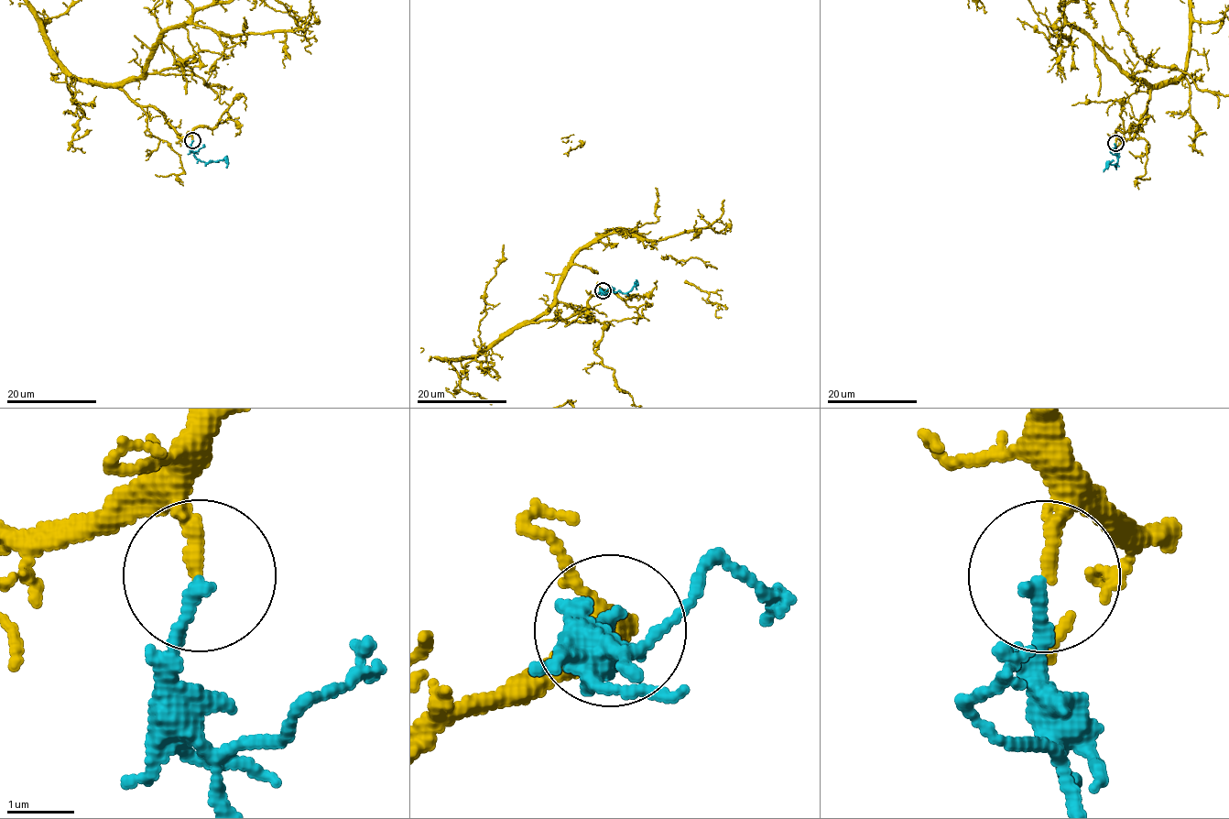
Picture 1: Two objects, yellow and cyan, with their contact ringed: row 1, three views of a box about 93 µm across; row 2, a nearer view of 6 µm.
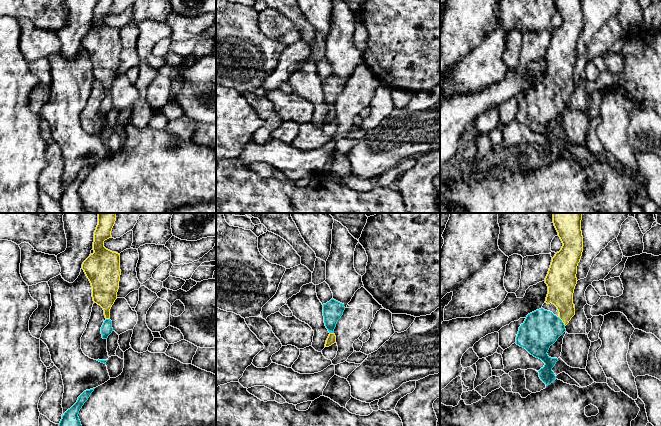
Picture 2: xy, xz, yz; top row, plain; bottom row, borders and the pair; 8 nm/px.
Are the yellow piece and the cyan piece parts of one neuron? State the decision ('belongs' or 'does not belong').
belongs

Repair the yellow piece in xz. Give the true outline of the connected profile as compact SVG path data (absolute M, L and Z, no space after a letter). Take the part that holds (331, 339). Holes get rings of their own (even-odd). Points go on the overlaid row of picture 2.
M331 299L326 304L323 304L324 323L330 333L326 340L325 347L329 347L336 342L334 329L336 327L338 320L343 315L344 310L344 304L334 299Z

